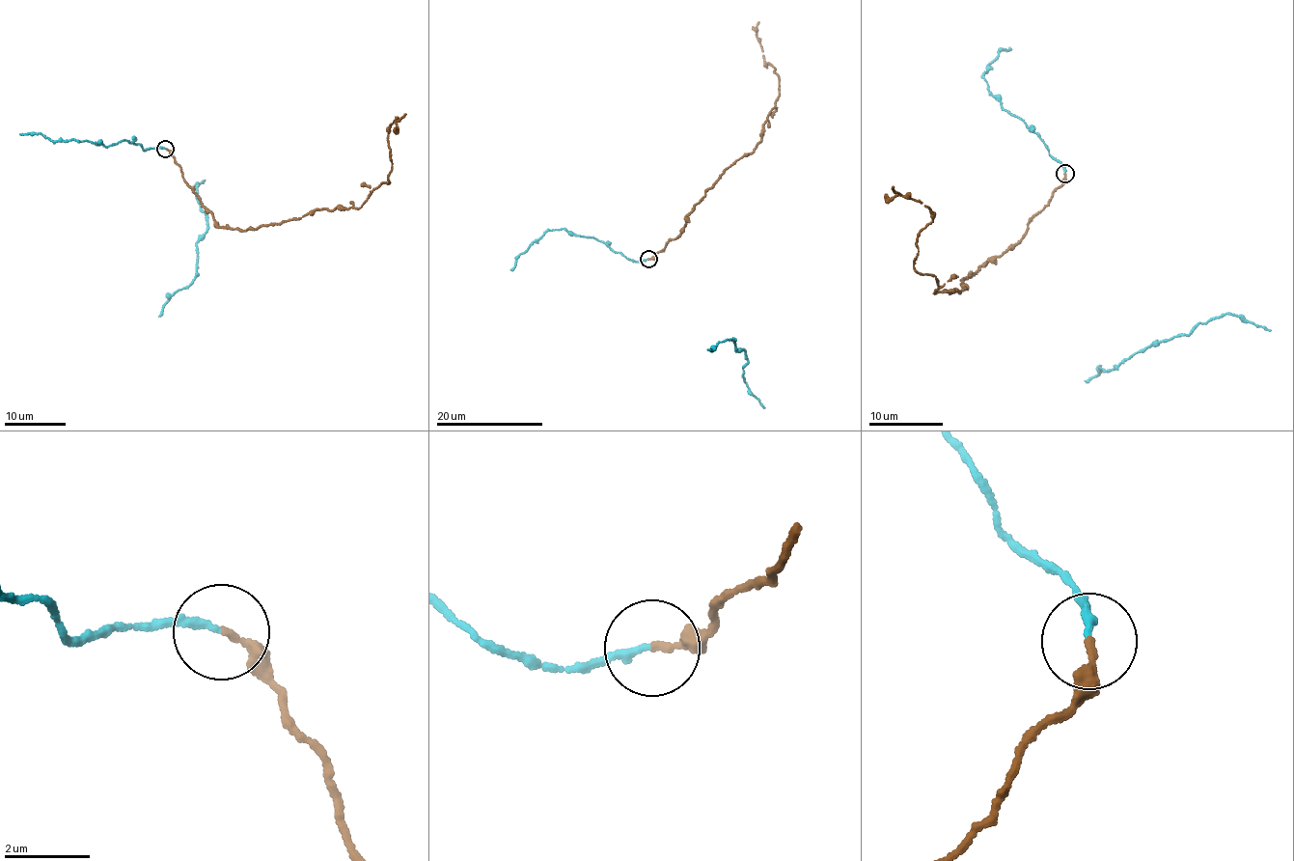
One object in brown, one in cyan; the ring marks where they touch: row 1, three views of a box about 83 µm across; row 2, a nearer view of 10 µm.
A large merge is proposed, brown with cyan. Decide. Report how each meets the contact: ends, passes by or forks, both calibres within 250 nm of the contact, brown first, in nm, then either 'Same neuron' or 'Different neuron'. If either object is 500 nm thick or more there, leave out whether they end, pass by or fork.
At the ring brown ends. At the ring cyan ends. Thickness 180 nm (brown) against 170 nm. Same neuron

